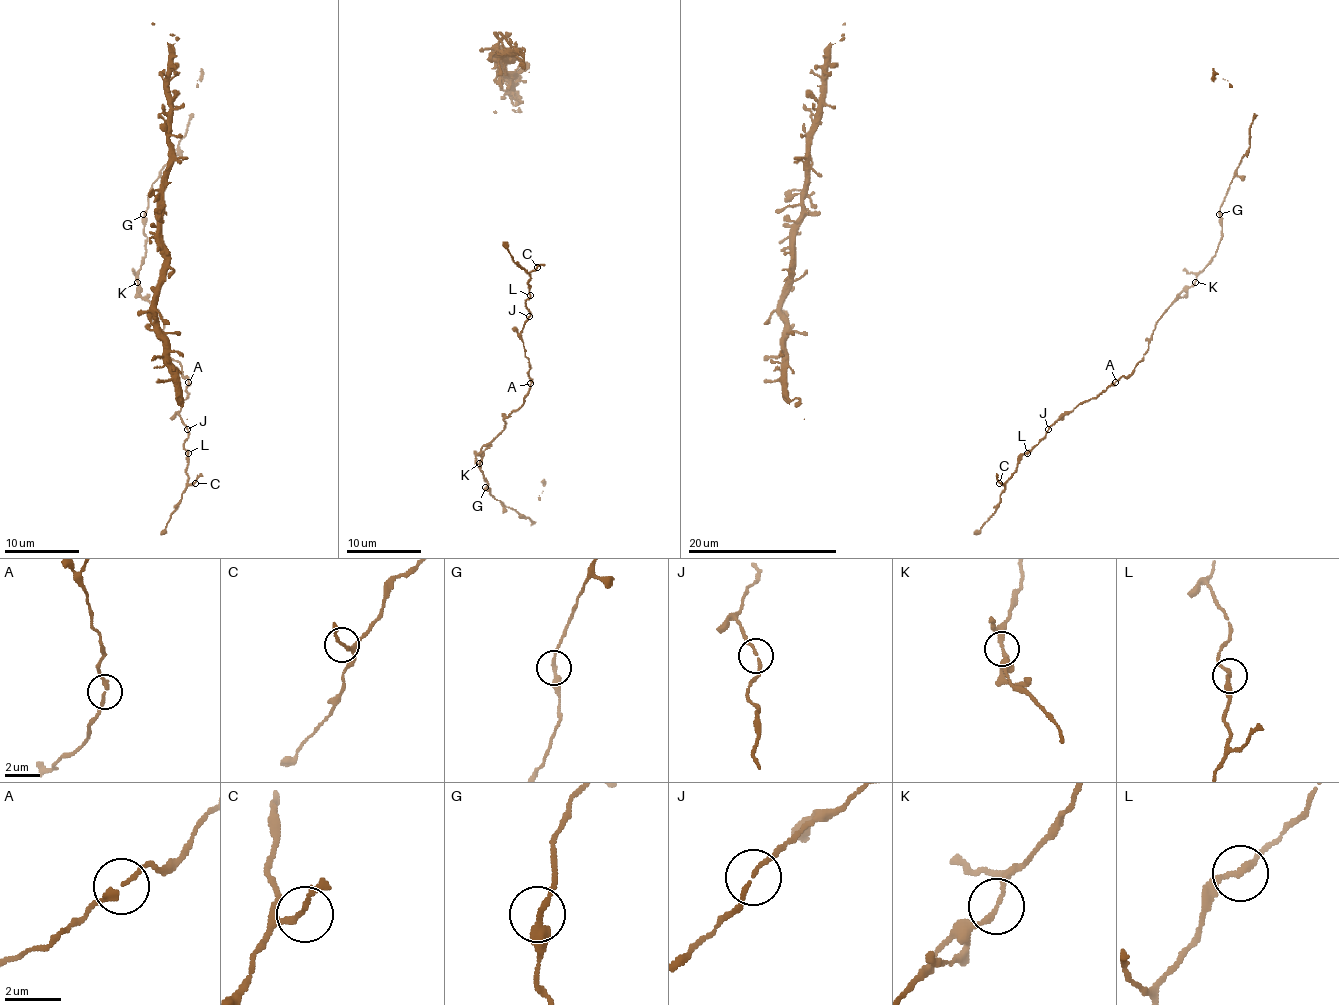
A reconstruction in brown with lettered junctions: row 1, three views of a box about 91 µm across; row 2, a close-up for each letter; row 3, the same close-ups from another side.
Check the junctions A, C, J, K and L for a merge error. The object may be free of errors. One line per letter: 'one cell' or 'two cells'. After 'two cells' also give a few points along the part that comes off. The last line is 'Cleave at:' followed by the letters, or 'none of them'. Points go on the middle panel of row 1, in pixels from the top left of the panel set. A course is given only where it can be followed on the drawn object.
A: one cell
C: one cell
J: one cell
K: one cell
L: one cell
Cleave at: none of them

